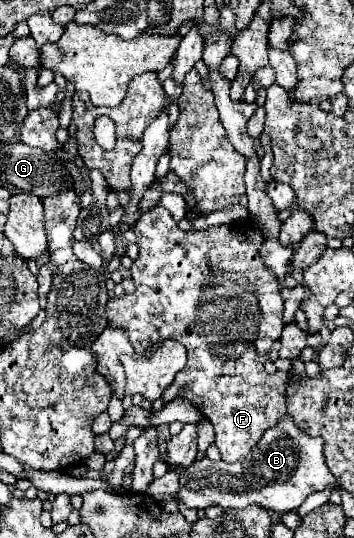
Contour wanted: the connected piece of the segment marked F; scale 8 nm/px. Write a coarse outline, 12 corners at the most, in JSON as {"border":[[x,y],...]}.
{"border":[[135,224],[135,292],[107,302],[137,354],[187,348],[187,398],[225,462],[285,408],[265,362],[279,282],[249,224]]}

